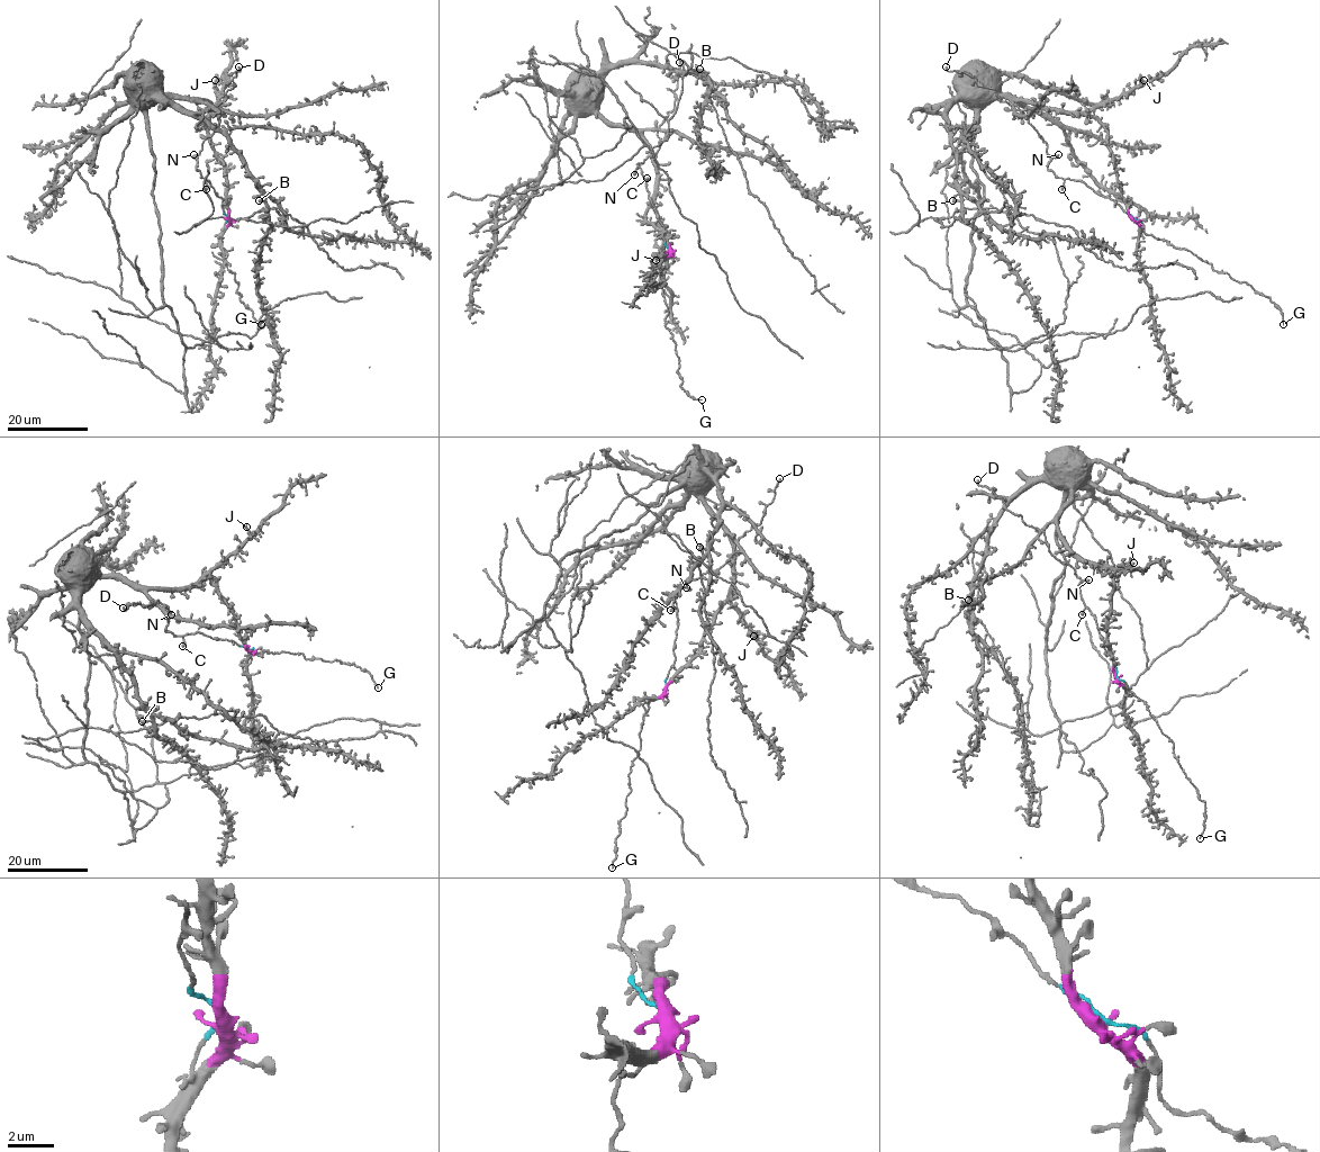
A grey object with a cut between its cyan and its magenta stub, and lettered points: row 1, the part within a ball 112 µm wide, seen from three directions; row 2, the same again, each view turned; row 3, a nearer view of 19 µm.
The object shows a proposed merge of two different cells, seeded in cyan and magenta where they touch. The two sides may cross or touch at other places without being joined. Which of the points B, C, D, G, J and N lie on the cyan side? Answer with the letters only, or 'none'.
C, D, G, N

